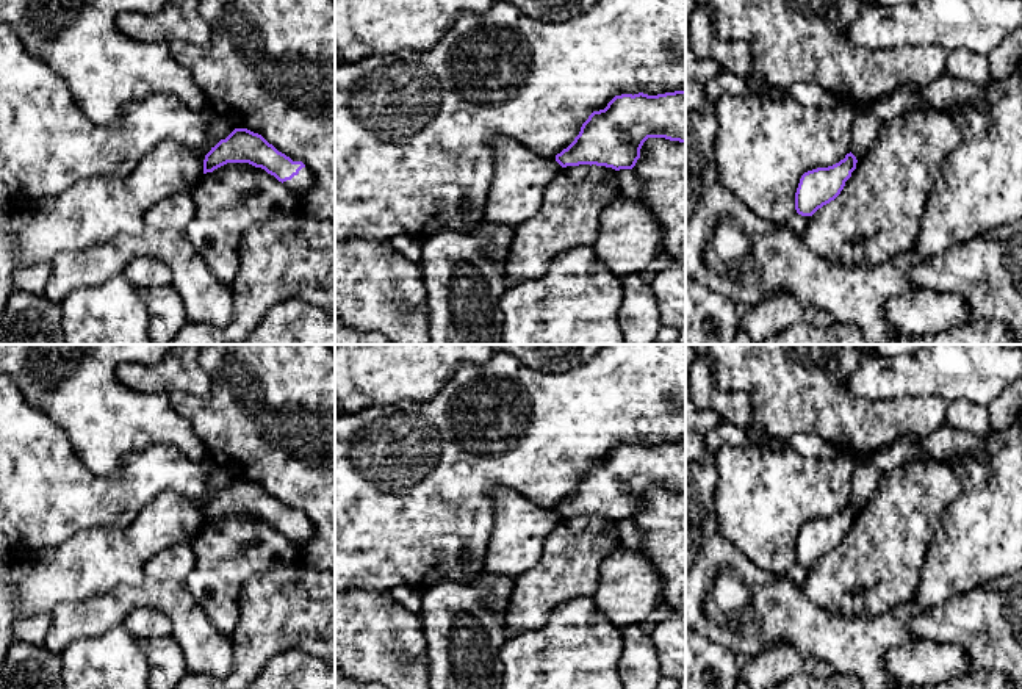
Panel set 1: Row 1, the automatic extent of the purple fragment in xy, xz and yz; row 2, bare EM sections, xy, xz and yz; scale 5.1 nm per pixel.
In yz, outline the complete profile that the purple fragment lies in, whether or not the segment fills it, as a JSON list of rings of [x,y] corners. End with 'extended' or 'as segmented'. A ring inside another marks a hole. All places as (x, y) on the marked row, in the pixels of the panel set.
[[[850,152],[833,166],[804,172],[795,193],[797,213],[812,216],[819,208],[834,200],[856,169],[856,163],[856,157]]]; as segmented

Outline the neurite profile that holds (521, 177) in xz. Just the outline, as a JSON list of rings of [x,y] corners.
[[[495,138],[495,175],[484,204],[484,221],[516,229],[532,218],[551,180],[562,166],[556,158],[542,158],[518,141]]]

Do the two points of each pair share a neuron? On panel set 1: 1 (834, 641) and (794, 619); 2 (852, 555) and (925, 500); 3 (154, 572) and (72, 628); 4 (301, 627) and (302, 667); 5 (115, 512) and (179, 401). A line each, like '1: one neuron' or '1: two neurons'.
1: one neuron
2: one neuron
3: two neurons
4: two neurons
5: two neurons

